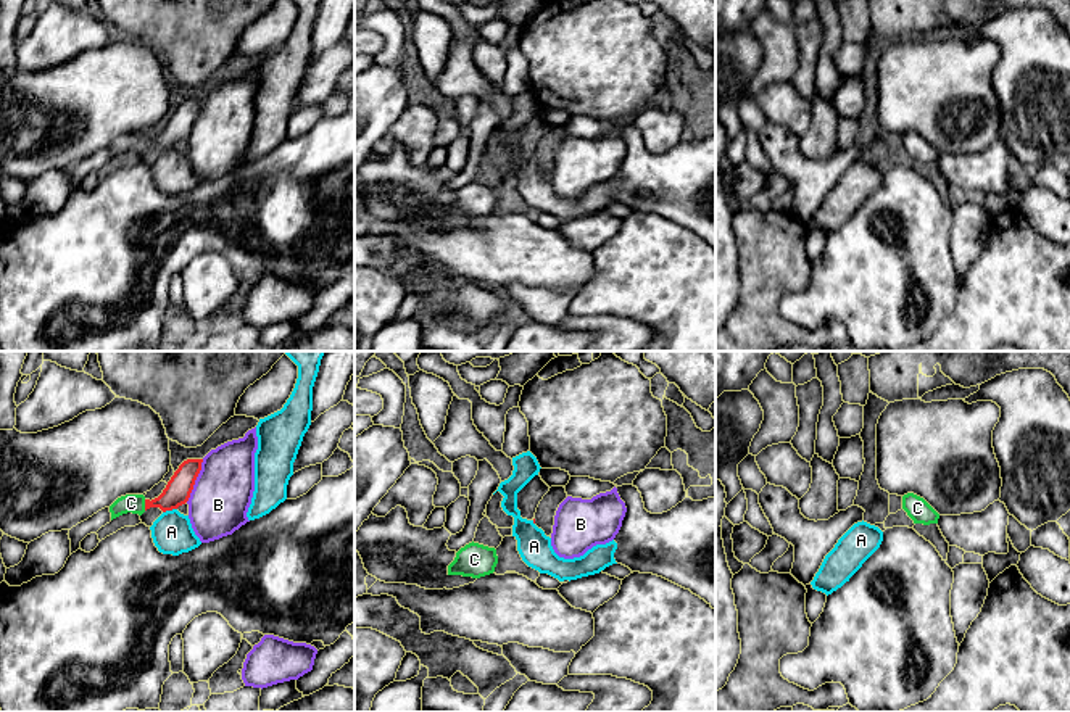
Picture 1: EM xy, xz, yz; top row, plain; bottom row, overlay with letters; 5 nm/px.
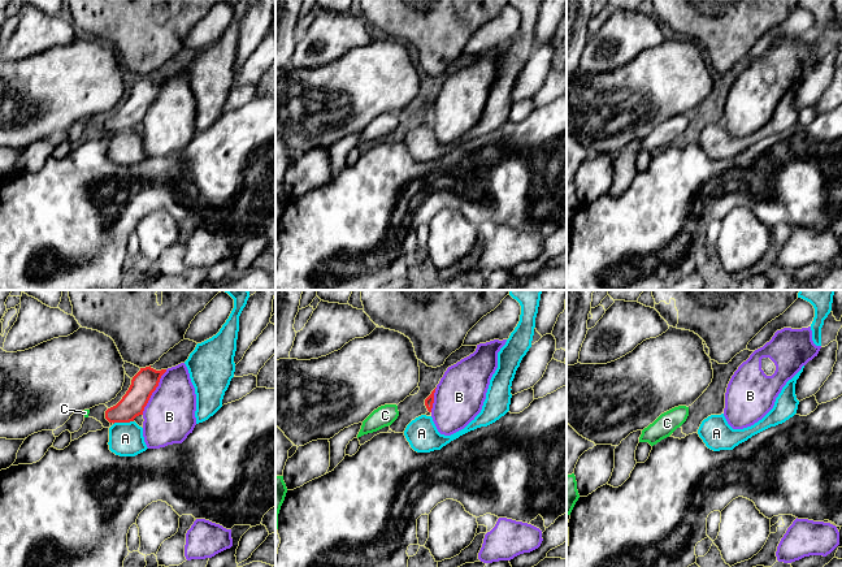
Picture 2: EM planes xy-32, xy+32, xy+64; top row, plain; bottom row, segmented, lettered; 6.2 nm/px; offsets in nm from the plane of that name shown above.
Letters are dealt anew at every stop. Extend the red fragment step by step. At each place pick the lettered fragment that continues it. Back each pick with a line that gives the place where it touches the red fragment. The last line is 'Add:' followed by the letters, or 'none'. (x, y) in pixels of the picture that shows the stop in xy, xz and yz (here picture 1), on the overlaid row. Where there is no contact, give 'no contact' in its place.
C: xy (145, 505)
Add: C

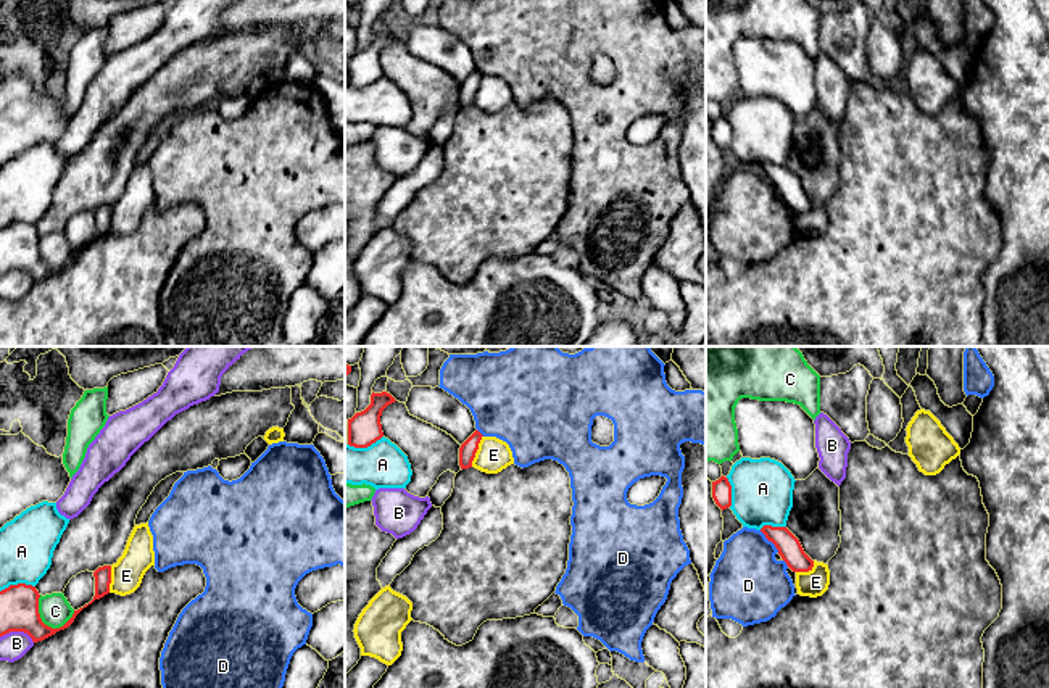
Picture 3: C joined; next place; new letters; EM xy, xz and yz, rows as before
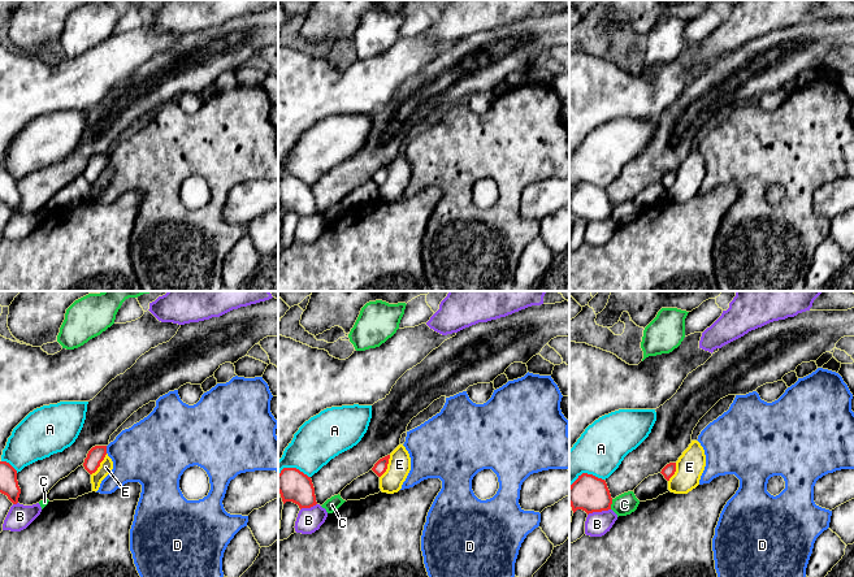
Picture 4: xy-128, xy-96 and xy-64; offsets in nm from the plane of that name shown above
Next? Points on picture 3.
Add: none

